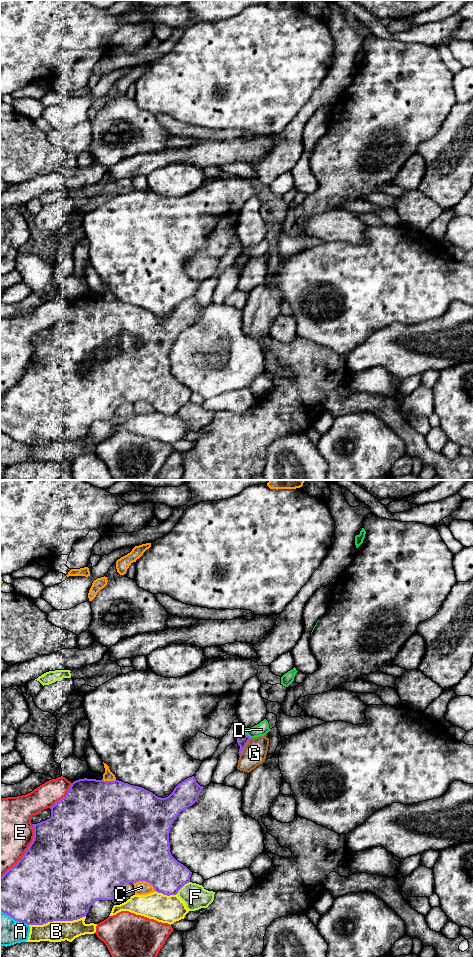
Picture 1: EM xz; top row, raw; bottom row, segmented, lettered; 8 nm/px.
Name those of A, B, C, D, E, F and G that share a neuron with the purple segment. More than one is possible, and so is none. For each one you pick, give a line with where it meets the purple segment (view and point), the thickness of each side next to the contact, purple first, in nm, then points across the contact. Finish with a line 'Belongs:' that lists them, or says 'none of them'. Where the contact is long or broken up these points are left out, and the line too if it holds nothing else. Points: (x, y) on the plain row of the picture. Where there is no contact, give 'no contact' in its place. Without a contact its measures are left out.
Belongs: none of them

